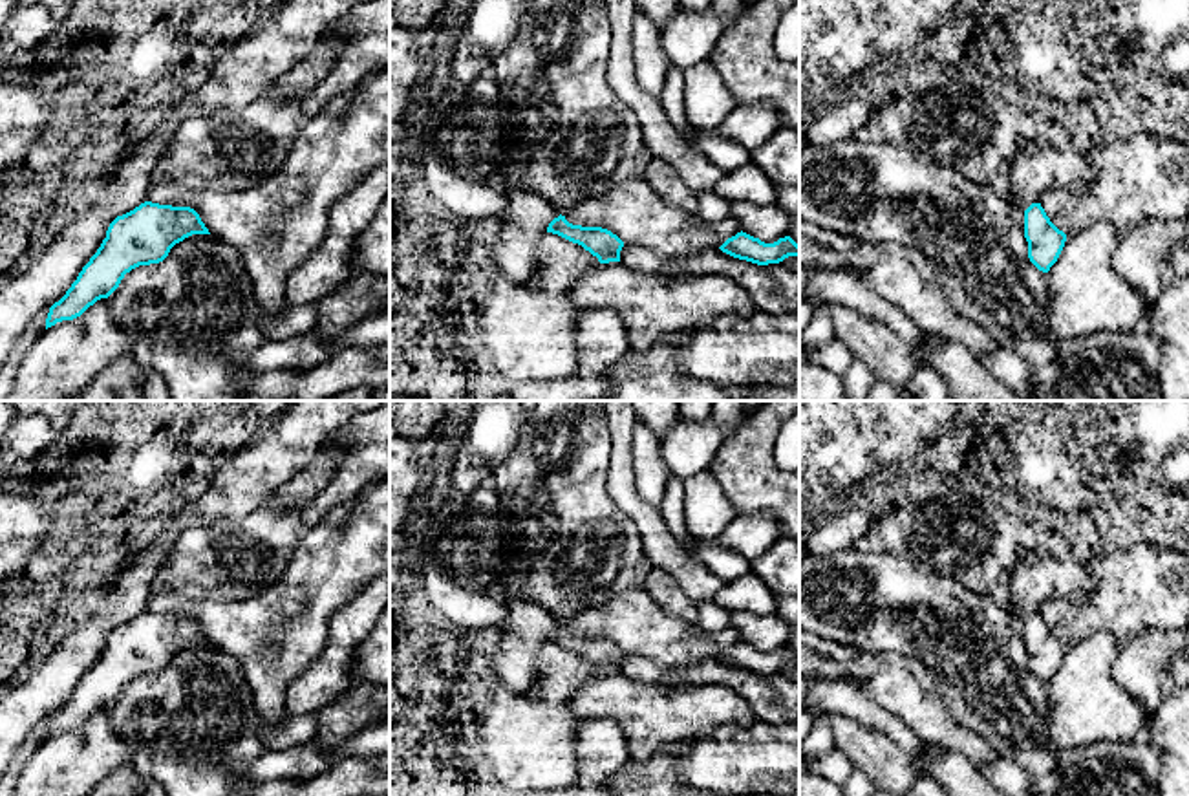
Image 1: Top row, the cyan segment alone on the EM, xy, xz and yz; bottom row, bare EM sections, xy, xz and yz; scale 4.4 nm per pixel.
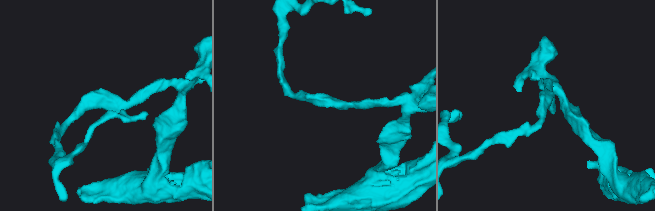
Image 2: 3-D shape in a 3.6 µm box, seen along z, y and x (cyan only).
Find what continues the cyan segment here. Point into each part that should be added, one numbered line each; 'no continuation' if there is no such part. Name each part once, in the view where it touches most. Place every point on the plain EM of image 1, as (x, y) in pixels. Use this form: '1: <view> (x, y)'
no continuation

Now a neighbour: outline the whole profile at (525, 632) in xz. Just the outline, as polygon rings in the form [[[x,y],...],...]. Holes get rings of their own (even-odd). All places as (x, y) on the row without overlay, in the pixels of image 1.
[[[521,598],[507,602],[507,617],[501,622],[507,629],[507,644],[490,657],[501,686],[512,692],[527,690],[538,677],[538,650],[547,642],[549,633],[558,628],[551,615],[536,604]]]

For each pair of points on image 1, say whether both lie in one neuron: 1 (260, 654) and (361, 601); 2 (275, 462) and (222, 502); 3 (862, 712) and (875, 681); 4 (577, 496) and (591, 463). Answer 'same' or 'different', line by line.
1: different
2: same
3: different
4: same

